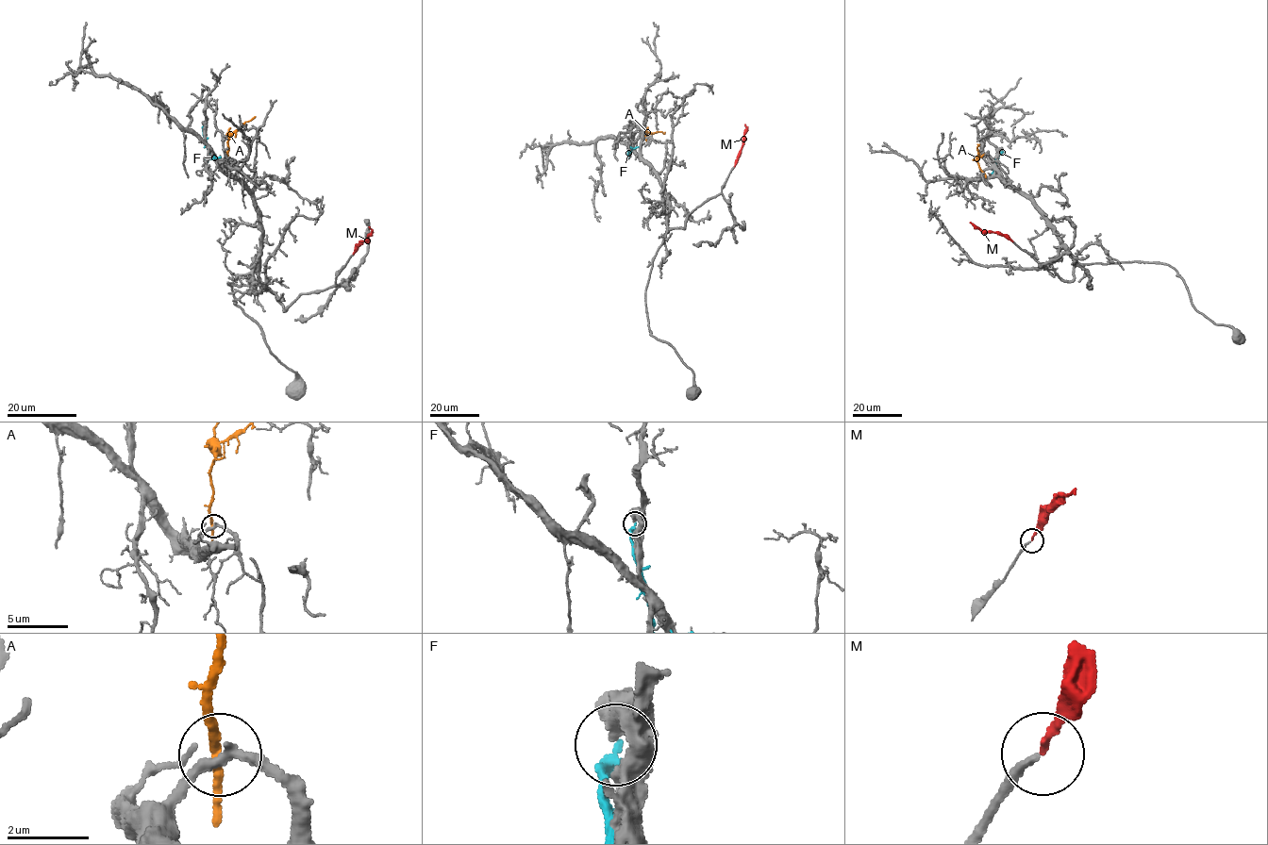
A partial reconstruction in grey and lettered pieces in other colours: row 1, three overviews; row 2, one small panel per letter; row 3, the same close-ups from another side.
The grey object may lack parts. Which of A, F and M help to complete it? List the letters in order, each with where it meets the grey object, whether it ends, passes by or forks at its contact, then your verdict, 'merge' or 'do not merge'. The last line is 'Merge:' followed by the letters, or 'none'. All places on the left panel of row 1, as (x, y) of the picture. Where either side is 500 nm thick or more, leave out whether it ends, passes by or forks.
A: (228, 157) | it passes by | do not merge
F: (204, 125) | do not merge
M: (353, 255) | it ends | merge
Merge: M

